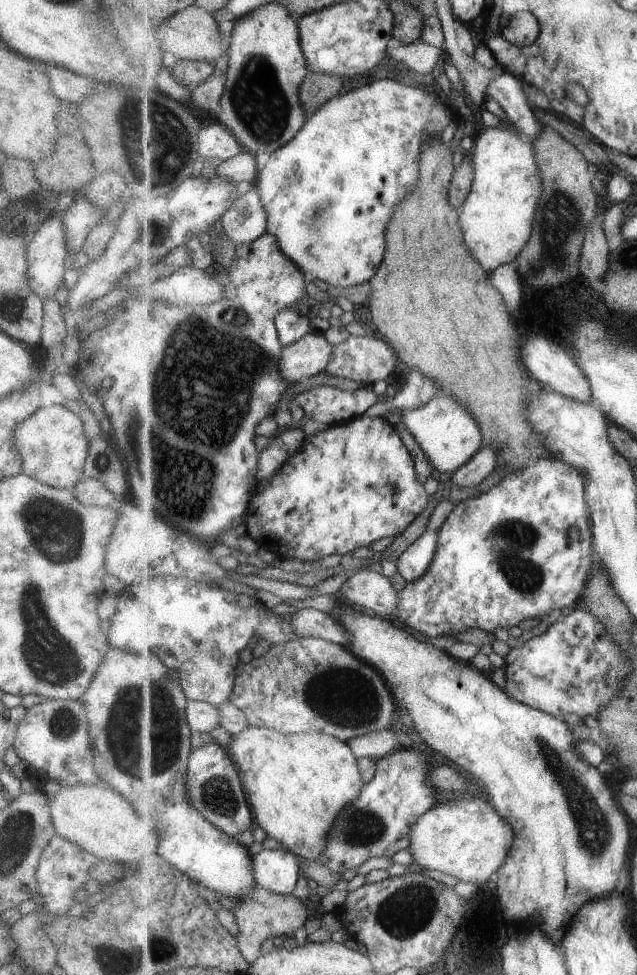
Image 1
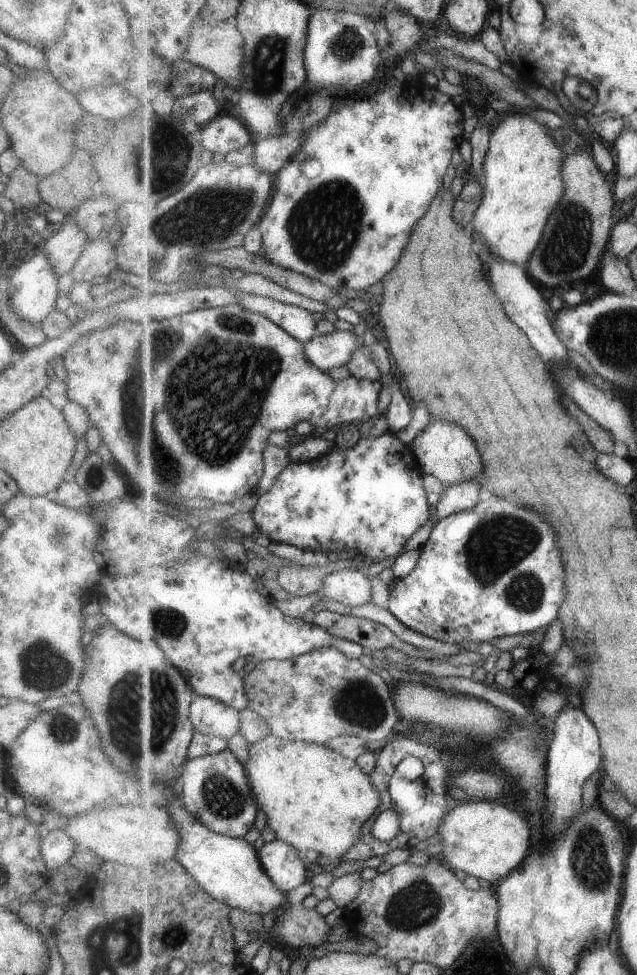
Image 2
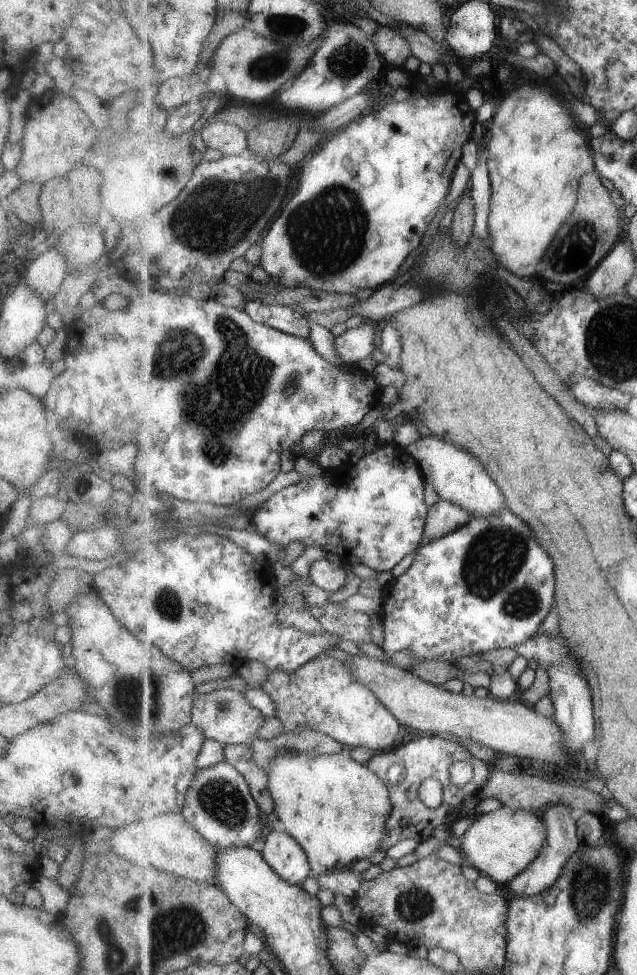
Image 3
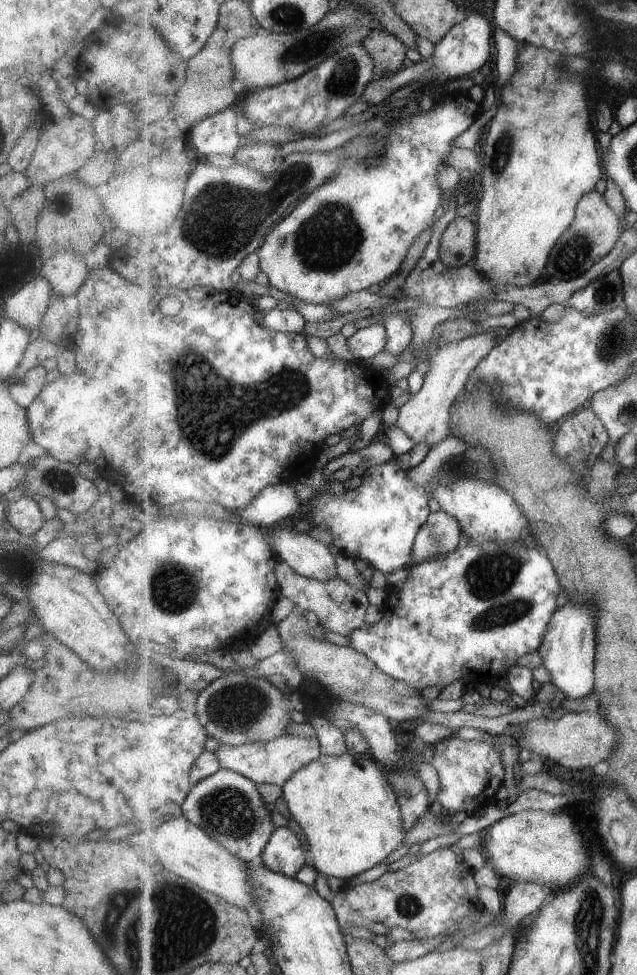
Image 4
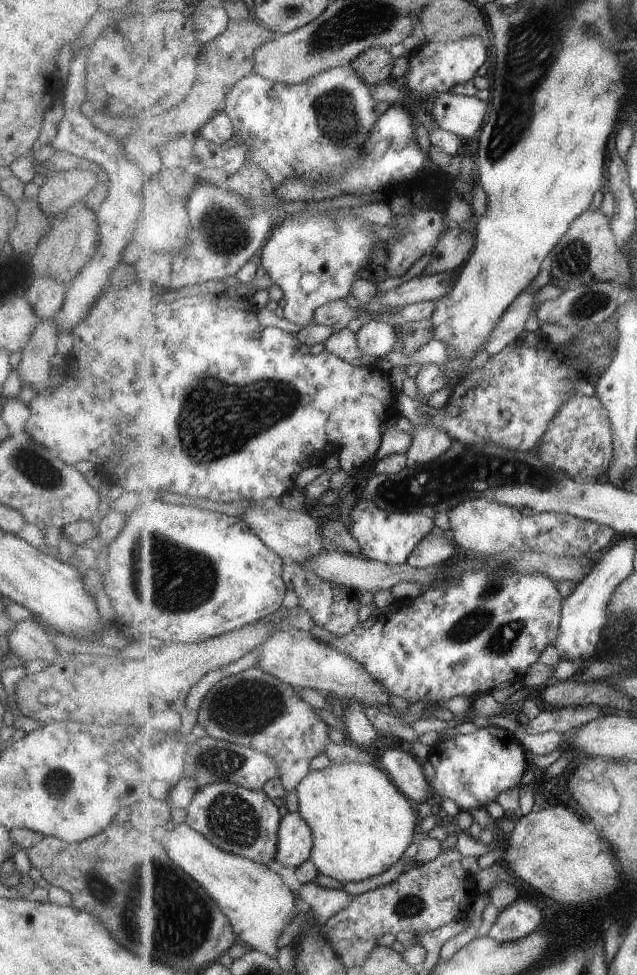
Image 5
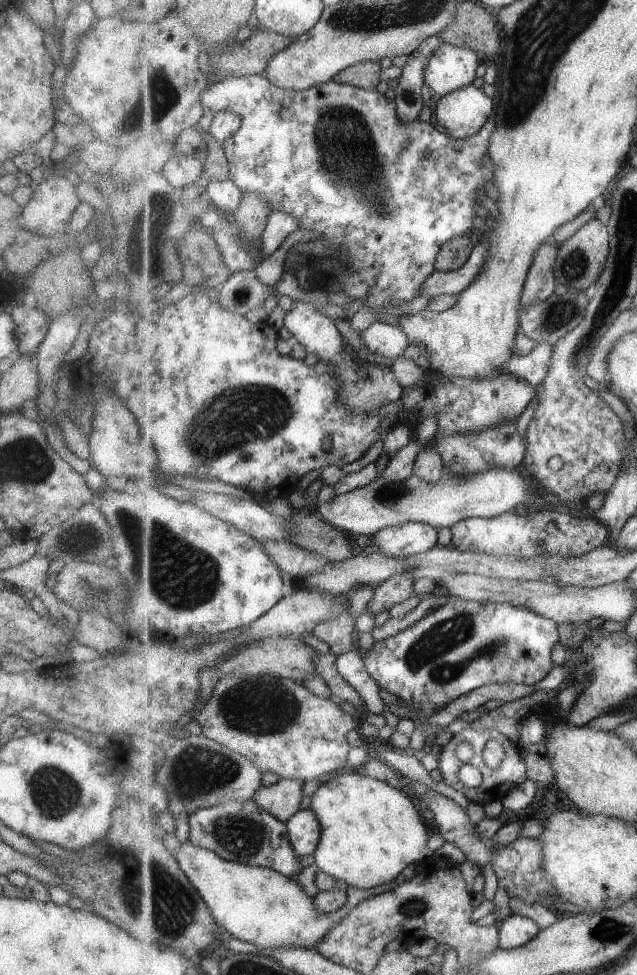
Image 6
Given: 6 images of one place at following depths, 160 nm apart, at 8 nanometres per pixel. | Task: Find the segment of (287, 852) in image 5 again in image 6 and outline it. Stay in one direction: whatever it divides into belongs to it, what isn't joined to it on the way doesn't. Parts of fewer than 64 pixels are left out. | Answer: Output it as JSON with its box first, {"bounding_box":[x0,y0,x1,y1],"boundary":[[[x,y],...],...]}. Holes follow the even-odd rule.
{"bounding_box":[287,809,322,856],"boundary":[[[301,809],[287,822],[288,835],[293,849],[299,856],[314,854],[317,850],[321,835],[322,824],[313,809]]]}

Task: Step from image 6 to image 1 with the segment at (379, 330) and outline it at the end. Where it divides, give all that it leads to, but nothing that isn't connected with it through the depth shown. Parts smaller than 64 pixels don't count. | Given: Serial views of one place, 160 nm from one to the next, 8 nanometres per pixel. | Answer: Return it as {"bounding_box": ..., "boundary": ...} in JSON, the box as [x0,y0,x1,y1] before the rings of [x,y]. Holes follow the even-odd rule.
{"bounding_box":[281,332,335,383],"boundary":[[[322,332],[306,334],[301,340],[285,346],[281,364],[284,379],[293,383],[321,374],[334,360],[335,347]]]}

